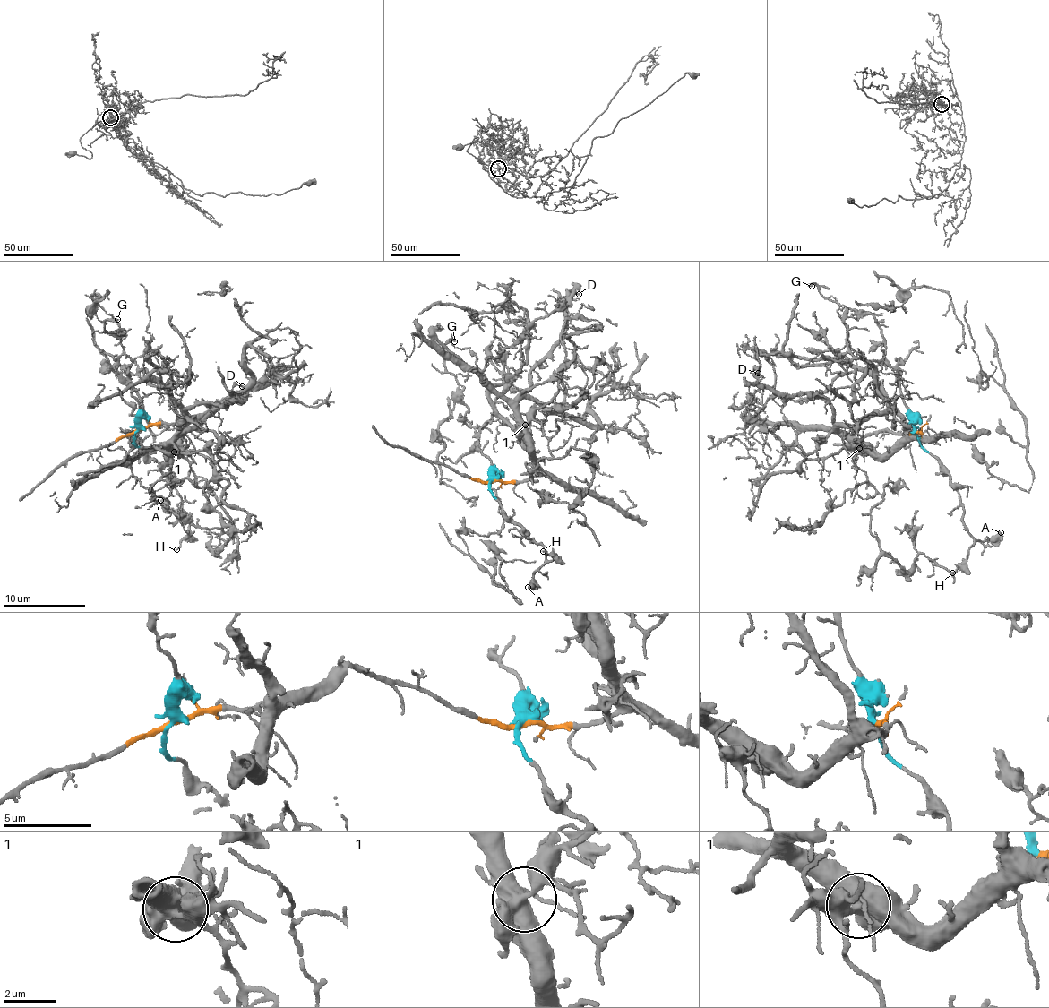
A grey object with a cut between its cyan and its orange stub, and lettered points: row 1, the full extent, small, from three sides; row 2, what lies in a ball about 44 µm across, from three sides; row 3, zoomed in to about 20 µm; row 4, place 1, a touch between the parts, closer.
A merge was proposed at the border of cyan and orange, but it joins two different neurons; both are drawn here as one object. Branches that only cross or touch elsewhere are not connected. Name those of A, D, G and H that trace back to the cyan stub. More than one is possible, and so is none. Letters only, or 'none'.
A, G, H

